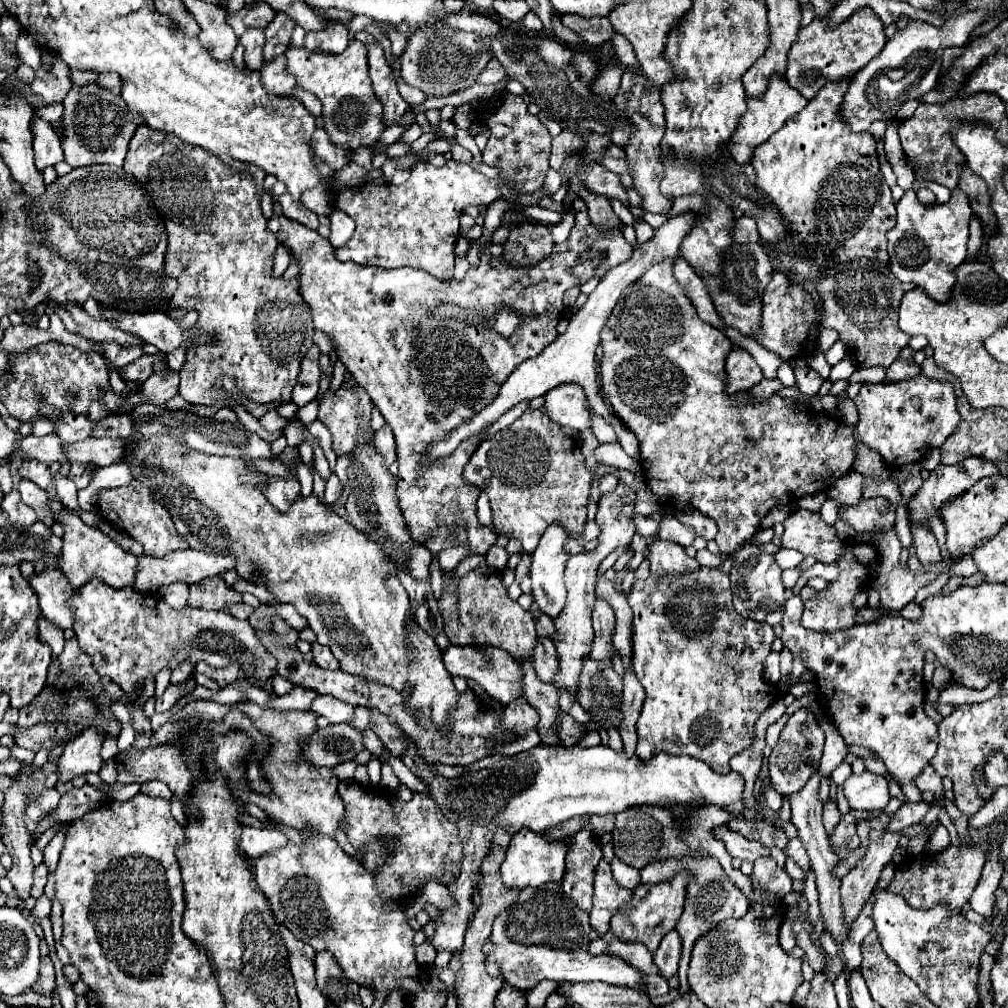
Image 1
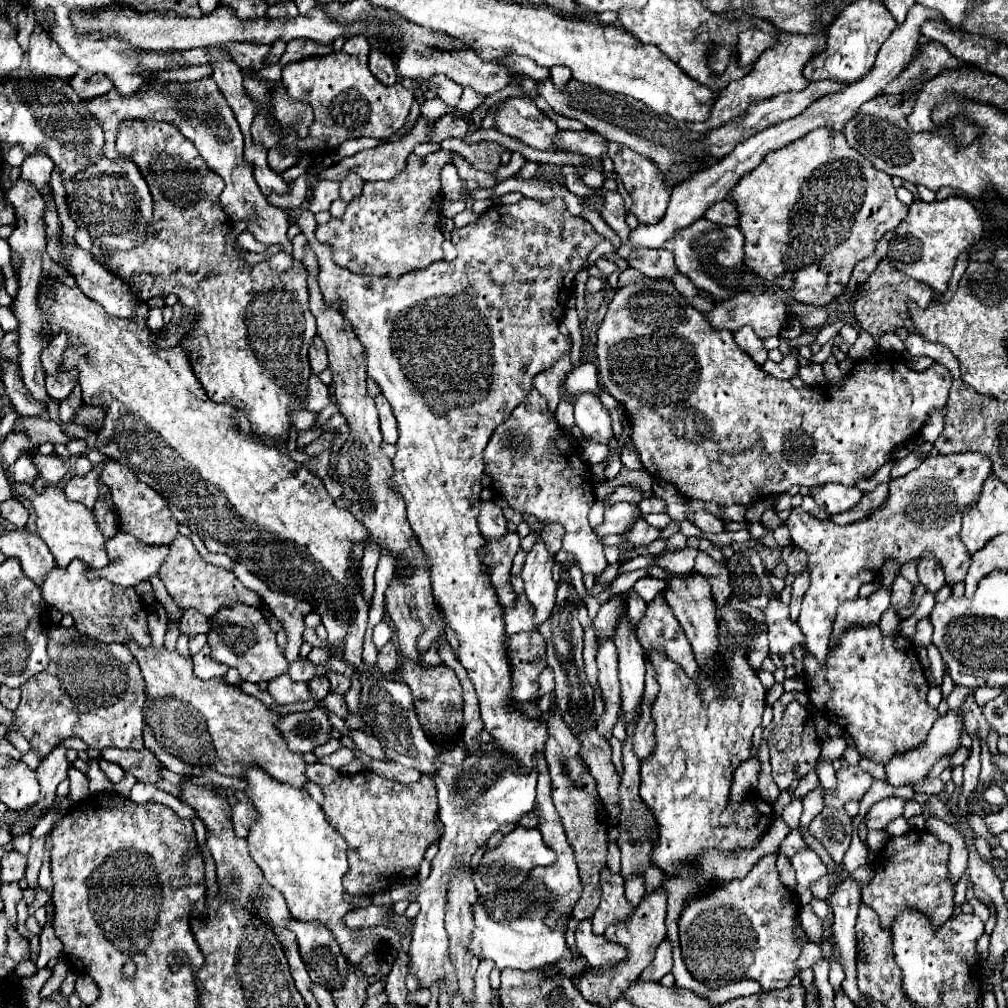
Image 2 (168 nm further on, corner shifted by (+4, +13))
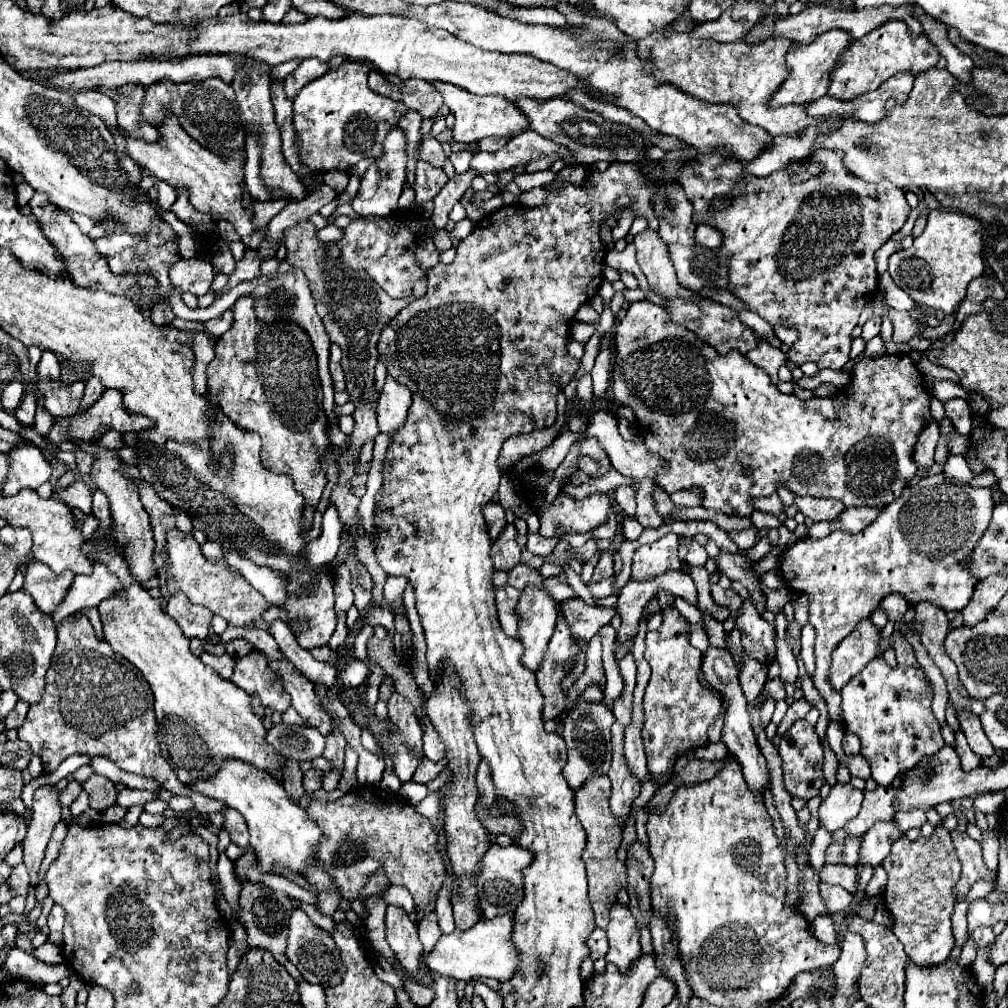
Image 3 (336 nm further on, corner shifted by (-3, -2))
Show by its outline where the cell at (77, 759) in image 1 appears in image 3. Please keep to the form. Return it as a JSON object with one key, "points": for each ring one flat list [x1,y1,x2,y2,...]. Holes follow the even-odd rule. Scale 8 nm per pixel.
{"points":[[48,785,40,787,34,793,34,805,32,805,32,821,28,823,24,845,24,865,30,871,30,885,38,885,38,871,44,859,44,849,50,841,52,829,60,821,60,803,58,803,56,791,52,791]]}

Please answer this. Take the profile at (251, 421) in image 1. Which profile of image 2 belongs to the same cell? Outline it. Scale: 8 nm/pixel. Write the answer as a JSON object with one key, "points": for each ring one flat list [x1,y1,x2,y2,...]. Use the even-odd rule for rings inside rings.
{"points":[[299,410,299,412,291,414,291,422,293,422,295,430,307,430,307,428,311,428,315,418,317,418,317,412,309,412,309,410]]}

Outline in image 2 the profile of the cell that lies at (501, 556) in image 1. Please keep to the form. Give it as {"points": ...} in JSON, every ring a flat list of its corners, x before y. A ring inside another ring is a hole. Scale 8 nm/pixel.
{"points":[[491,500,481,504,479,530,485,536,485,540,501,540,507,534,507,520,503,518,501,508,495,506]]}

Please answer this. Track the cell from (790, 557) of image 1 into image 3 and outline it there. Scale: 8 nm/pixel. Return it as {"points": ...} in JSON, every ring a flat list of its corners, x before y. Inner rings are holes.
{"points":[[750,527,746,531,730,531,728,537,740,547,740,549,750,549,754,547,756,539,758,539,758,529,756,527]]}

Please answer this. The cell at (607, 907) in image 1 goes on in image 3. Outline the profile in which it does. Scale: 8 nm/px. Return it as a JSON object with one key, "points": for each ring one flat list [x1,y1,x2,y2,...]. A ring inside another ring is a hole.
{"points":[[614,903,610,909,610,923,608,923,608,941,610,951,606,961,614,963,622,973,626,973,632,963,642,955,640,953,640,931,628,907]]}

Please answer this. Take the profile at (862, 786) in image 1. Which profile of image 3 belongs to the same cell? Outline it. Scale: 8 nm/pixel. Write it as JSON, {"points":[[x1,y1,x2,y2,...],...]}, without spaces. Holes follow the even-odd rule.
{"points":[[836,783,818,809,820,825,830,833,842,829,850,819,858,815,862,799,864,793,854,789,850,783]]}

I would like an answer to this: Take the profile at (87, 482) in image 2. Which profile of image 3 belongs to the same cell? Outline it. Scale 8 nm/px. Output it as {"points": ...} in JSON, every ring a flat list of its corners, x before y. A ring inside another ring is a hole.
{"points":[[72,509,72,513,74,513,74,519,78,521,78,529,80,529,82,537,84,537,84,539,90,539,90,537,94,535,96,527,98,527,98,519,96,519,94,515,84,515,84,513,78,511,78,509]]}

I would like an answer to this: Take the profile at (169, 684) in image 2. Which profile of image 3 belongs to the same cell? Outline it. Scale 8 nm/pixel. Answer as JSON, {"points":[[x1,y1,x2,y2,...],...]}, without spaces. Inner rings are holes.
{"points":[[84,541,82,553,88,555,88,559,106,563,110,571,114,571,122,583,122,595,114,595,114,599,104,599,98,605,100,621,104,625,104,639,110,643,110,647,128,659,134,667,140,669,144,679,150,683,154,691,154,709,156,709,156,719,158,719,158,743,160,749,166,757,170,757,170,765,174,767,178,779,182,783,190,783,200,777,212,777,218,767,222,765,224,759,240,759,246,761,258,769,272,771,280,769,284,759,266,743,266,729,262,725,262,719,256,717,250,709,250,695,236,687,234,683,222,679,212,667,202,665,202,661,190,651,190,639,184,637,182,629,176,625,174,619,168,617,168,613,162,611,160,601,154,599,140,583,136,583,128,571,128,565,122,555,118,553,96,553,92,541]]}

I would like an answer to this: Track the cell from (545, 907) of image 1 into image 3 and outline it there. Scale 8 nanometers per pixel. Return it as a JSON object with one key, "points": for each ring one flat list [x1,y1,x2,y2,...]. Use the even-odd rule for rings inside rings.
{"points":[[512,913,498,915,494,919,478,921,474,927,466,931,454,931,450,935,442,935,430,953,424,953,422,959,430,971,438,975,446,975,452,979,470,981,472,977,492,977,498,981,506,981,518,971,518,951,510,941,512,933]]}

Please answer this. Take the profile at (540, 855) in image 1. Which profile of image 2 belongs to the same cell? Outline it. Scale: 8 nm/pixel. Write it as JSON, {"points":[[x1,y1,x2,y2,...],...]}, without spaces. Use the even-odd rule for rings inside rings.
{"points":[[517,824,513,832,503,836,503,840,499,842,499,846,495,850,489,850,489,852,483,854,483,858,479,862,479,868,473,874,473,882,475,882,479,894,497,892,497,890,503,890,503,888,509,888,509,886,511,888,519,886,521,882,527,880,527,876,531,874,533,868,549,866,553,862,555,862,555,856,551,856,551,850,547,850,547,846,541,838,541,832]]}

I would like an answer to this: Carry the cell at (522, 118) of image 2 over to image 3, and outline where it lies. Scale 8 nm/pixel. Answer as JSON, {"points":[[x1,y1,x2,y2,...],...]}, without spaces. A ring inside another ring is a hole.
{"points":[[432,83,436,91,442,93,444,105,450,109,450,113,454,115,454,139,456,141,464,141,464,143,472,143,472,141,480,141,484,137,508,137,508,135,520,135,522,131,530,129,530,123,526,119,526,115,522,111,518,111,518,107,514,103,510,103,508,99,500,97,500,95,488,95,488,97,480,97,480,95,470,95,468,91,462,91,460,87,454,87,450,83]]}

